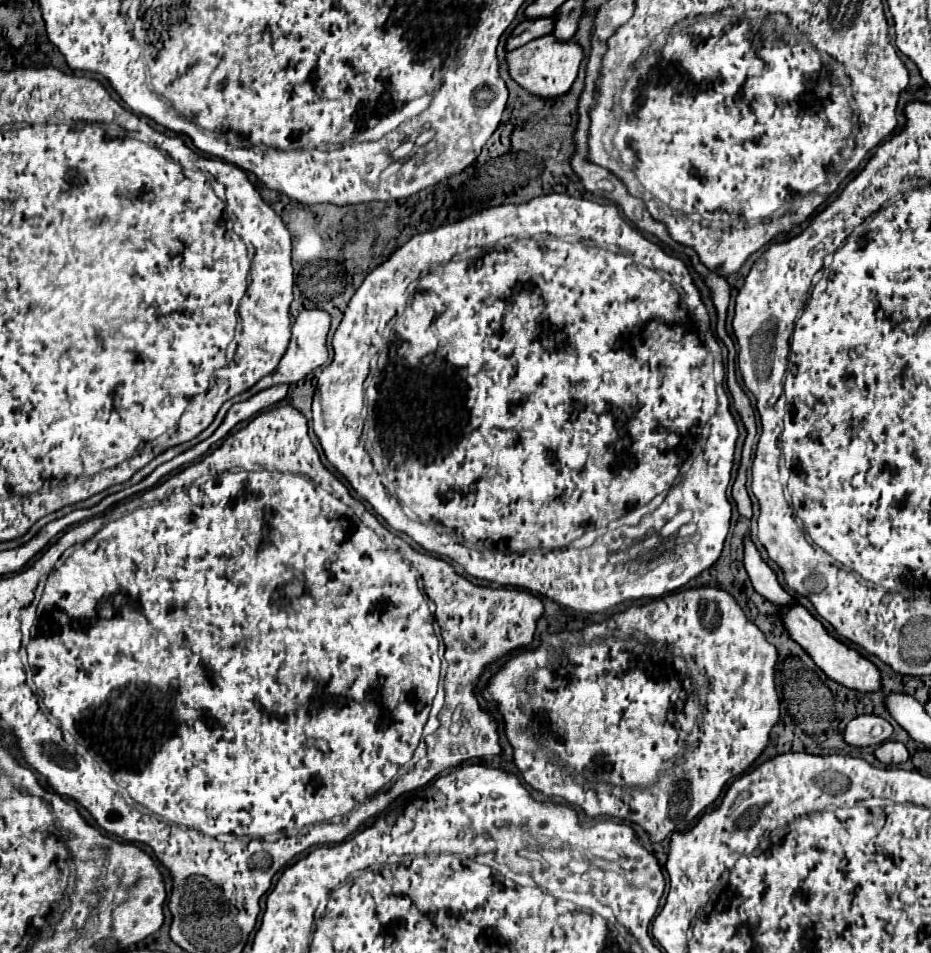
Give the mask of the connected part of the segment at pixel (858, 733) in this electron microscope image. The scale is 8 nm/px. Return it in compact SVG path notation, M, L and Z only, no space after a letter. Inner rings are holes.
M858 715L846 725L844 739L850 745L880 745L892 735L892 725L878 715Z

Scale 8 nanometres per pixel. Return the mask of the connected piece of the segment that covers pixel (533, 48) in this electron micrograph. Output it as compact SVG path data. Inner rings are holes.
M552 35L538 37L506 55L508 71L510 71L512 79L520 87L524 87L530 93L540 95L540 97L556 97L556 95L566 93L578 75L582 59L584 59L582 45L578 45L574 41L558 41Z

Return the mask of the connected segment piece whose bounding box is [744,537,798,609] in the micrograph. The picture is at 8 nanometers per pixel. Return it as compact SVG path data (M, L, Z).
M746 537L746 553L744 553L744 567L750 575L750 581L754 585L754 589L766 597L768 601L772 601L774 605L782 607L782 609L790 609L794 605L798 605L798 601L782 589L782 585L776 579L776 573L760 559L760 553L756 551L756 547L752 545L750 537Z

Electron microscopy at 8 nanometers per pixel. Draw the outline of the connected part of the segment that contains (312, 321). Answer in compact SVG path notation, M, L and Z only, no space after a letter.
M308 309L308 311L302 311L298 317L296 317L296 321L294 321L294 325L292 325L292 341L290 341L290 345L288 345L288 351L284 353L284 357L282 357L282 361L278 363L278 369L274 371L274 373L270 373L270 375L266 375L266 377L262 377L254 387L250 387L244 395L240 393L240 395L236 395L234 399L230 399L230 401L226 401L224 405L222 405L222 409L218 411L218 415L216 415L216 419L214 419L214 423L206 429L206 431L202 431L196 439L192 439L192 441L188 441L188 443L182 443L182 445L176 445L176 447L170 447L170 449L166 449L164 453L160 453L158 457L155 457L146 465L146 467L142 467L138 473L134 473L134 477L130 479L130 481L126 481L126 483L122 483L120 487L124 489L125 487L130 487L137 483L140 483L142 479L144 479L147 475L149 475L156 467L162 465L170 459L174 459L178 453L182 453L182 451L186 451L186 449L190 449L190 447L194 447L196 443L200 443L200 441L204 441L206 437L210 437L214 431L216 431L216 427L222 423L222 419L224 419L224 415L226 415L226 411L234 405L234 403L238 403L238 401L244 401L244 399L248 399L248 397L252 397L252 395L256 395L258 391L262 391L262 389L268 389L268 387L272 387L272 385L278 385L278 383L294 383L294 381L300 381L304 375L308 375L310 371L314 371L316 367L320 367L320 365L324 365L326 361L328 361L328 349L326 349L326 337L328 337L328 331L330 331L330 323L332 323L332 317L326 313L326 311L322 311L322 309Z

